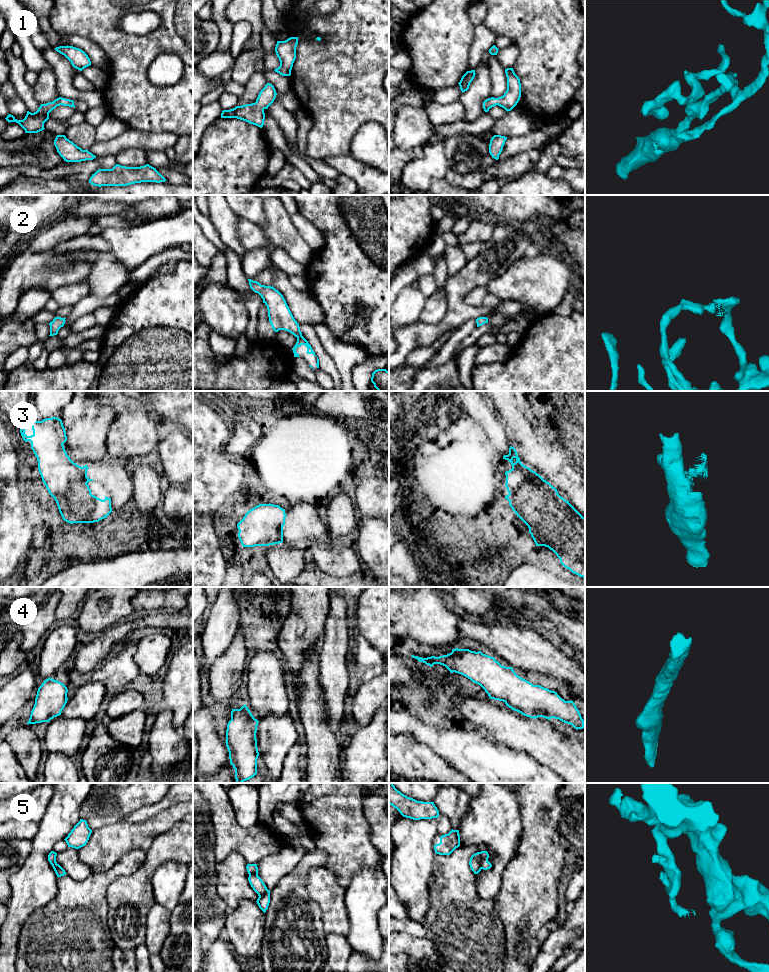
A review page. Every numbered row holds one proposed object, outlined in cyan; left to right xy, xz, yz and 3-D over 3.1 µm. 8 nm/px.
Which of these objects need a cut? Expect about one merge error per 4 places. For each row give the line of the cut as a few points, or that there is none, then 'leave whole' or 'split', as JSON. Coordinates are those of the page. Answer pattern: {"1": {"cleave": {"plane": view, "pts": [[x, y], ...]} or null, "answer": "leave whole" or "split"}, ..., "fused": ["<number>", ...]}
{"1": {"cleave": null, "answer": "leave whole"}, "2": {"cleave": null, "answer": "leave whole"}, "3": {"cleave": {"plane": "yz", "pts": [[512, 468], [524, 477], [534, 477], [537, 474]]}, "answer": "split"}, "4": {"cleave": null, "answer": "leave whole"}, "5": {"cleave": {"plane": "yz", "pts": [[487, 860], [480, 865], [480, 868]]}, "answer": "split"}, "fused": ["3", "5"]}

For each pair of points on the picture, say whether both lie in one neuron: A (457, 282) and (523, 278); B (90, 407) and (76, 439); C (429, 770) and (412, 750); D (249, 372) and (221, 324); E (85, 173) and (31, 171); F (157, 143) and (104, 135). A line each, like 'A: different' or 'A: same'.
A: different
B: same
C: same
D: different
E: same
F: different

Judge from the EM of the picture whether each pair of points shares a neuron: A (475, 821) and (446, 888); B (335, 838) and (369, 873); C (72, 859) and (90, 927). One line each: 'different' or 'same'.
A: different
B: different
C: different

